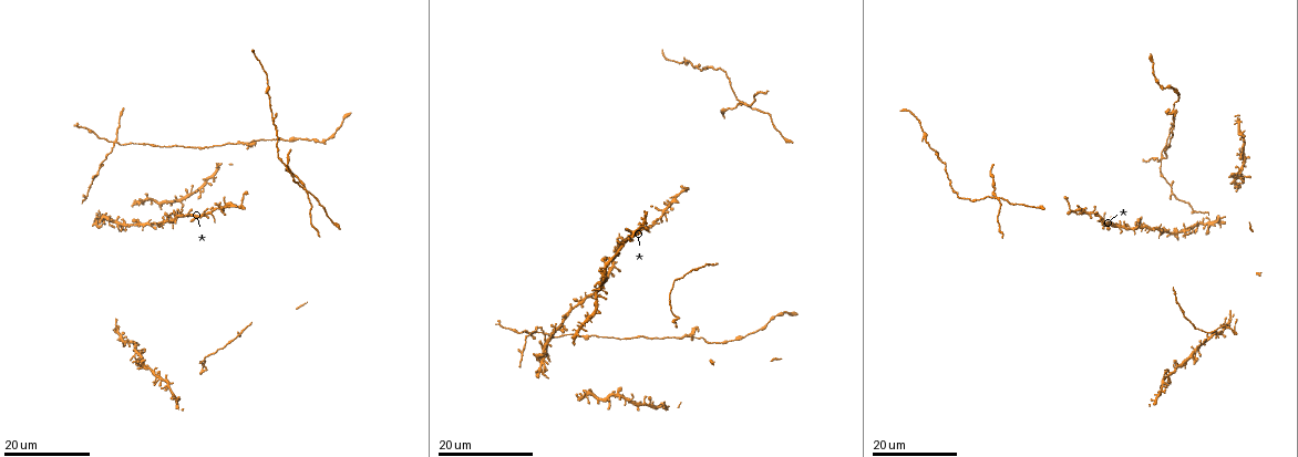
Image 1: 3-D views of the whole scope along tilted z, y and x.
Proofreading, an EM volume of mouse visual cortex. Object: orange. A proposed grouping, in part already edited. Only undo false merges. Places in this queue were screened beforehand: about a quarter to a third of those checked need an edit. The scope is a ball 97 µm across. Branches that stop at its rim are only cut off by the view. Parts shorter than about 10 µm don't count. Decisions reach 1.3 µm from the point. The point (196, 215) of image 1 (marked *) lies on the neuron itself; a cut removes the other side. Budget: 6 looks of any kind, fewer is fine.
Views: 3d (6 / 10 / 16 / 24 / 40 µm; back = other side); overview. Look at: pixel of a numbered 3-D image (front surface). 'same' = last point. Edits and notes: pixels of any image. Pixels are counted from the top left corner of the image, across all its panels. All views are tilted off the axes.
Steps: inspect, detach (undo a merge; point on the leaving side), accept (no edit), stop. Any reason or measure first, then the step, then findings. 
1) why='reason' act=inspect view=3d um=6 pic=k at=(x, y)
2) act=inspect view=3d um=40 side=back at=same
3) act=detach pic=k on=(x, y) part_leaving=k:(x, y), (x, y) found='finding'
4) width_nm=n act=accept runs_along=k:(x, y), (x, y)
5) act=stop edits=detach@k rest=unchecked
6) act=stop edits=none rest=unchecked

why='looks like a crossing' act=inspect view=3d um=16 pic=1 at=(1205, 224)

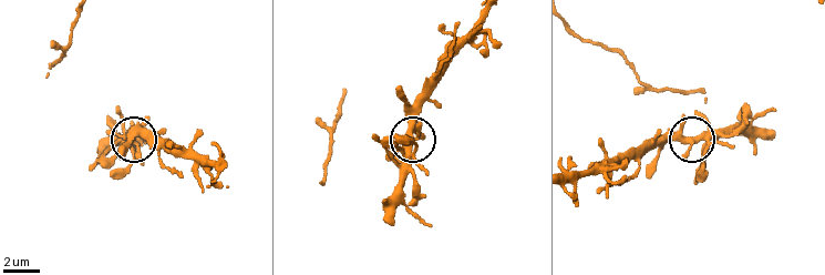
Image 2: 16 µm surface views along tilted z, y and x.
act=inspect view=3d um=10 pic=2 at=(696, 141)

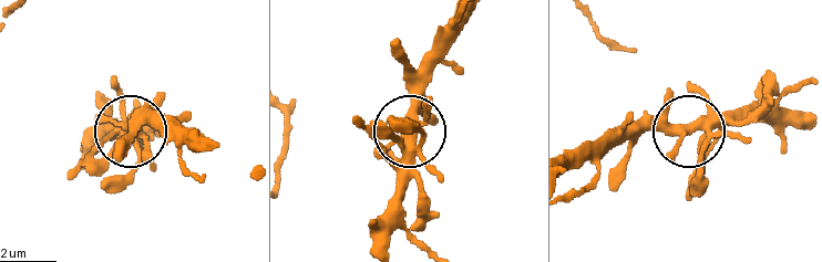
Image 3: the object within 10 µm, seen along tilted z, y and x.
width_nm=350 act=accept runs_along=3:(471, 14), (431, 73), (407, 142), (403, 196) found='one neuron here'

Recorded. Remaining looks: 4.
why='looks like a crossing' act=inspect view=3d um=24 pic=1 at=(112, 143)

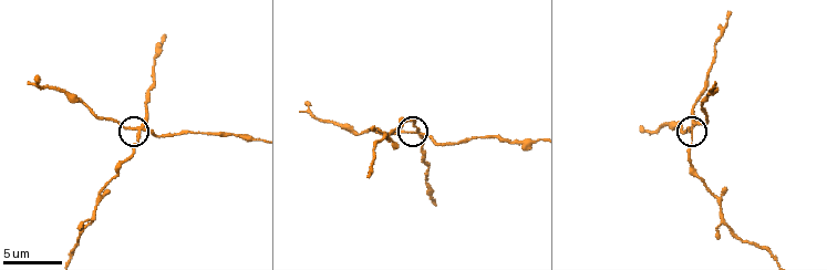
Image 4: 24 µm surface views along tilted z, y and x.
act=inspect view=3d um=6 pic=4 at=(692, 130)

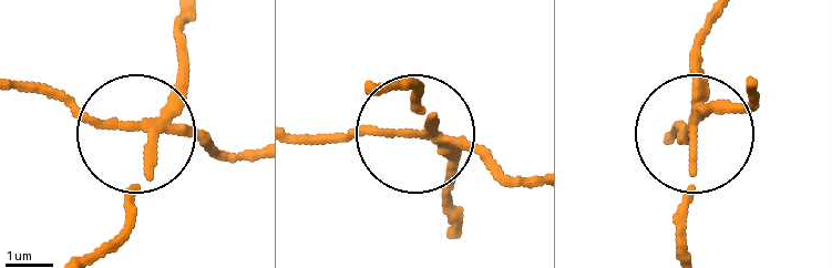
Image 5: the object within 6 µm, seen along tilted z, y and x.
width_nm=170 act=detach pic=5 on=(216, 152) found='two neurons meet here'

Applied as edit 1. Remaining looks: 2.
act=stop edits=detach@5 rest=unchecked

